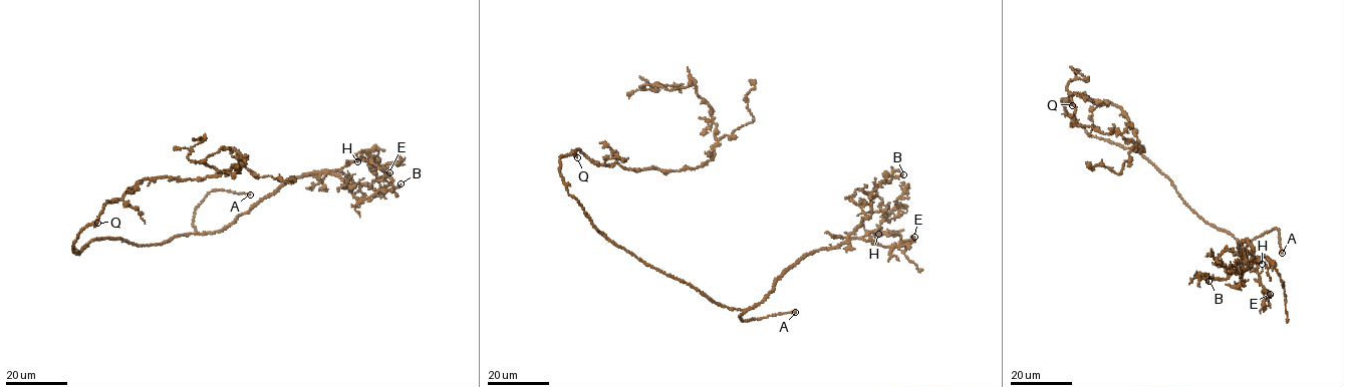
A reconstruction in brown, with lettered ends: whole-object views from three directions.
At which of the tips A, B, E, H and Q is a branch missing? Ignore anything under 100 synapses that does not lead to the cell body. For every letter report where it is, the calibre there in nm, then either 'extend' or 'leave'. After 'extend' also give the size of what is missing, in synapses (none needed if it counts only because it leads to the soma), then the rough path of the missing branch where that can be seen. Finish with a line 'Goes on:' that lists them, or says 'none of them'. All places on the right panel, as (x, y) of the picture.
A: (1282, 253) | 240 nm | extend | (1282, 253), (1299, 276), (1307, 294), (1306, 300), (1315, 296)
B: (1208, 281) | 140 nm | leave
E: (1270, 294) | 220 nm | leave
H: (1262, 264) | 150 nm | leave
Q: (1072, 105) | 100 nm | leave
Goes on: A

